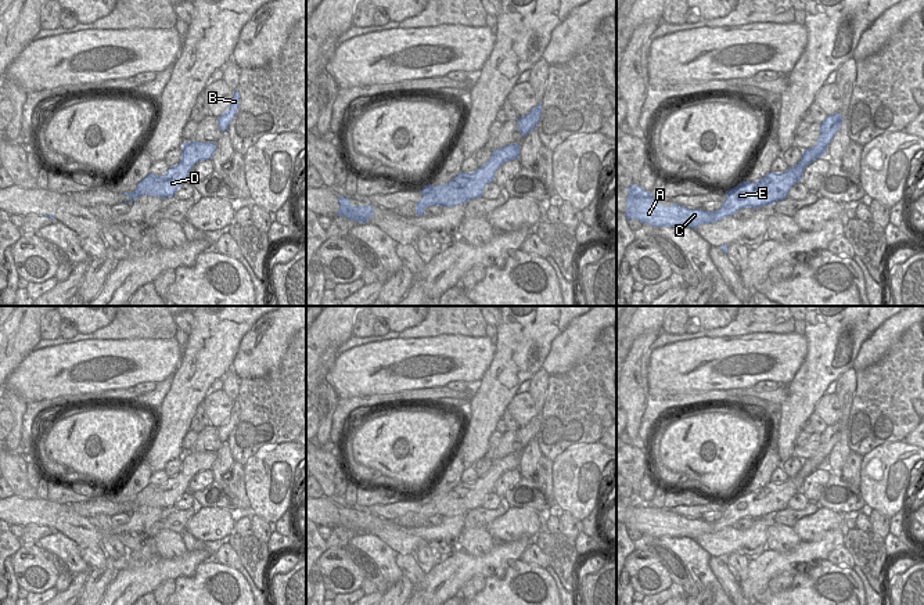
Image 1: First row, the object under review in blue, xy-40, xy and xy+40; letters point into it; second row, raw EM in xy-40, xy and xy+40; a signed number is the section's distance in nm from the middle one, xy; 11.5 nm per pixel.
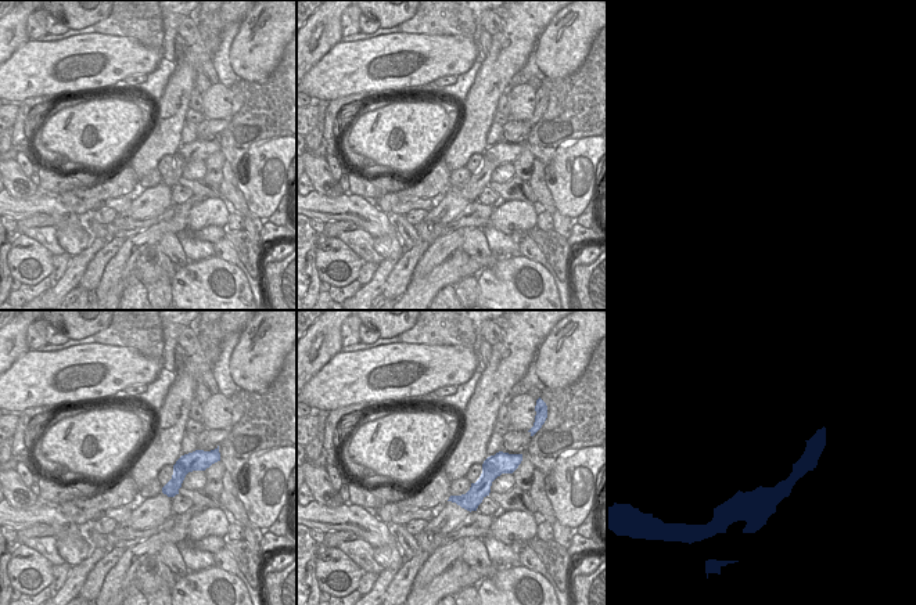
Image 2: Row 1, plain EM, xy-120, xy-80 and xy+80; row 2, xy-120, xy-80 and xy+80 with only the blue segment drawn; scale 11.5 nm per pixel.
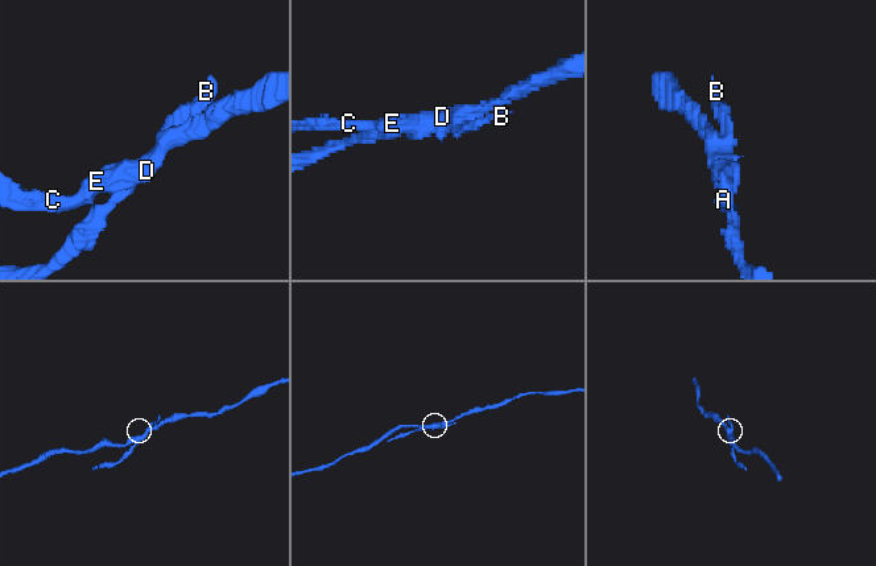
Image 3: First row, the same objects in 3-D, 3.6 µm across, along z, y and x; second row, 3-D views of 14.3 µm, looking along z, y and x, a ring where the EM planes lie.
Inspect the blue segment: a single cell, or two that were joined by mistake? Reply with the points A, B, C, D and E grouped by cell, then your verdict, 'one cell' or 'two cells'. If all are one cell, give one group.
A C D E / B | two cells

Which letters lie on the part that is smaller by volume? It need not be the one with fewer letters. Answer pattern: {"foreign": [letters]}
{"foreign": ["B"]}

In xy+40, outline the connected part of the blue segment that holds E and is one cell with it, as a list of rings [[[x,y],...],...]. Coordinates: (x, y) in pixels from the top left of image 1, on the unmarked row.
[[[808,458],[802,462],[801,471],[783,483],[769,482],[758,491],[743,491],[734,498],[726,501],[726,509],[715,522],[701,519],[687,519],[686,516],[672,514],[662,516],[661,508],[644,501],[640,496],[623,498],[628,501],[626,522],[628,530],[634,529],[641,534],[652,537],[688,537],[697,539],[701,534],[716,533],[727,526],[734,526],[738,519],[758,519],[765,515],[773,515],[788,507],[790,498],[801,491],[805,478],[817,469],[817,464]]]

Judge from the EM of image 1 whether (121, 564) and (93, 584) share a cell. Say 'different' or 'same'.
same

